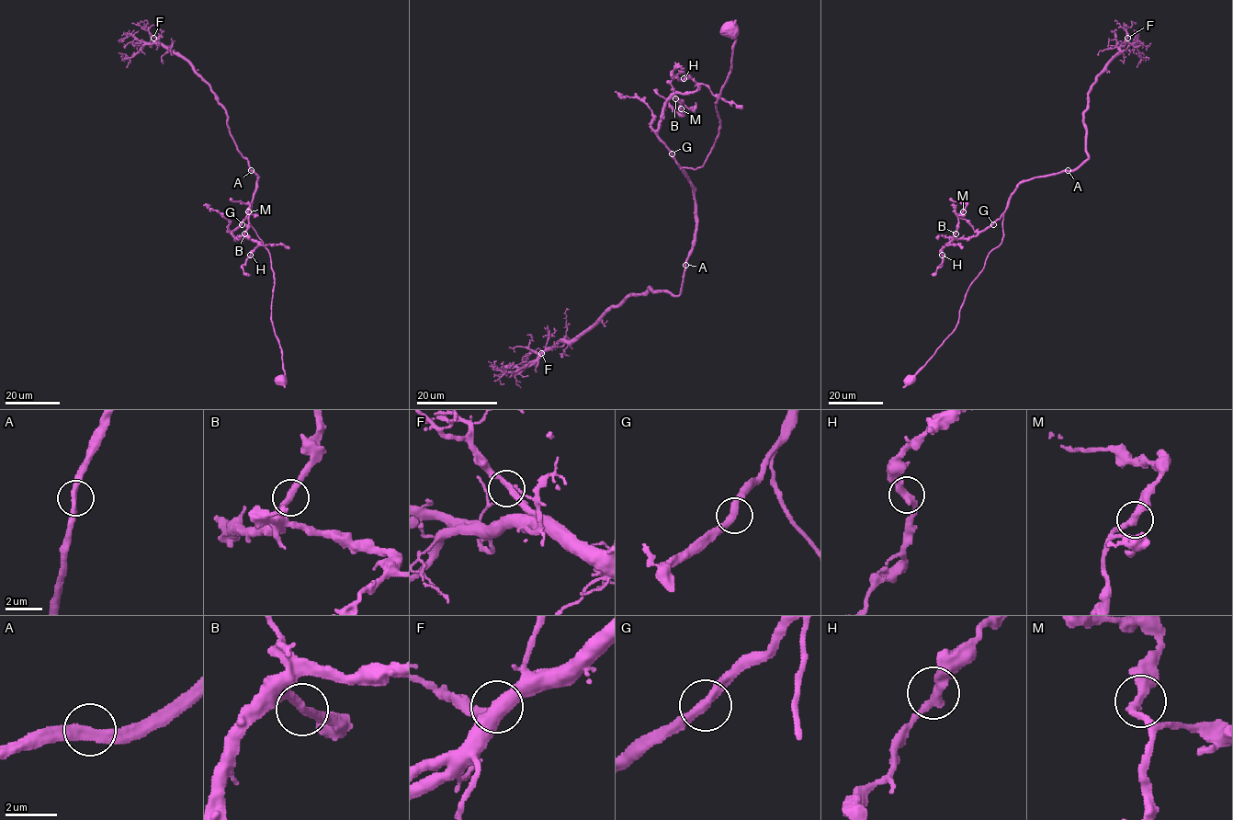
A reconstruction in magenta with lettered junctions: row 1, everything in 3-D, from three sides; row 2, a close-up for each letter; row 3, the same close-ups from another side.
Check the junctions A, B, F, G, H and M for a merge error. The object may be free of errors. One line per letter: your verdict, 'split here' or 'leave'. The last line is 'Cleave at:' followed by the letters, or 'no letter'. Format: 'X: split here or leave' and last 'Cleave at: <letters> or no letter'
A: leave
B: leave
F: leave
G: leave
H: leave
M: leave
Cleave at: no letter

